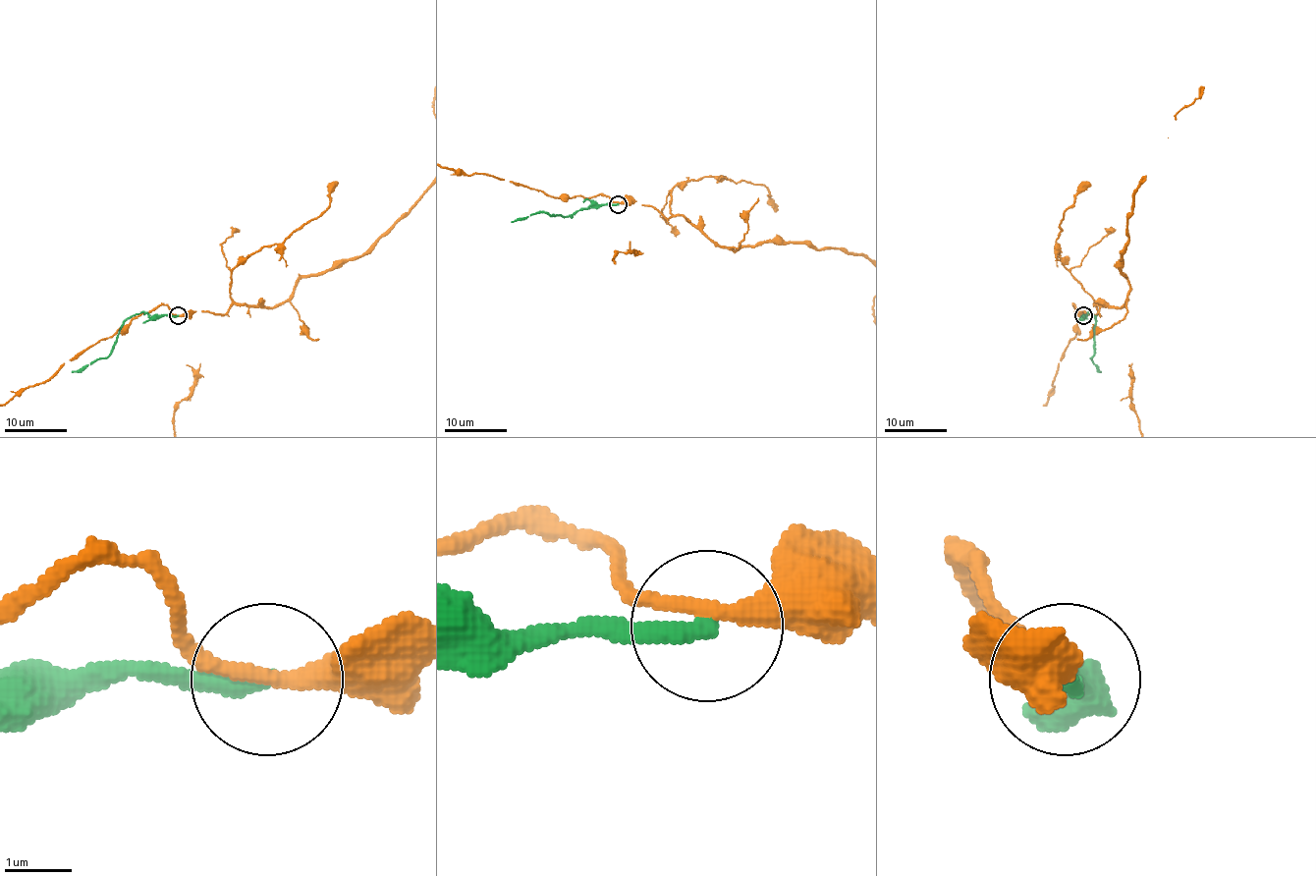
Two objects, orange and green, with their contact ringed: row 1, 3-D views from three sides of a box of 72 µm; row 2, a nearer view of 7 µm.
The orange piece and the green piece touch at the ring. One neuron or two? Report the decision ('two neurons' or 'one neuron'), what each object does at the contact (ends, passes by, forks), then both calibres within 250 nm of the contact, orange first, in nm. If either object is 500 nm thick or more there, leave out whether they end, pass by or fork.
two neurons; orange passes by; green ends there; 280 nm thick on the orange side, 260 nm on the other

